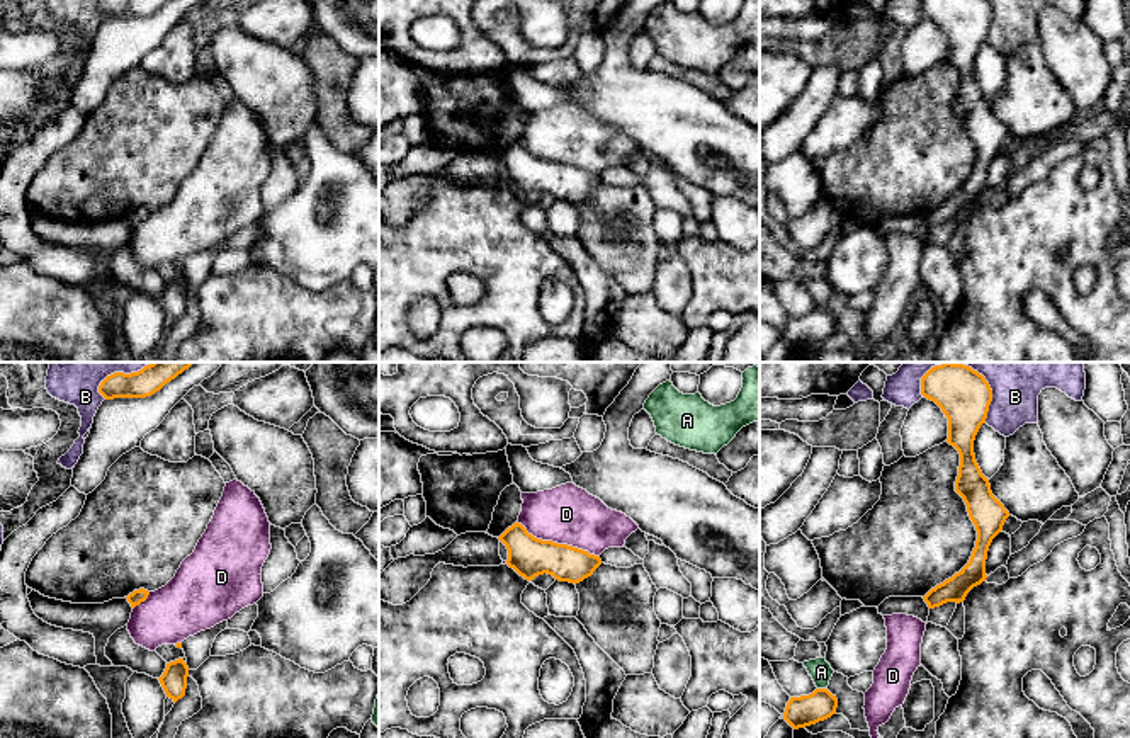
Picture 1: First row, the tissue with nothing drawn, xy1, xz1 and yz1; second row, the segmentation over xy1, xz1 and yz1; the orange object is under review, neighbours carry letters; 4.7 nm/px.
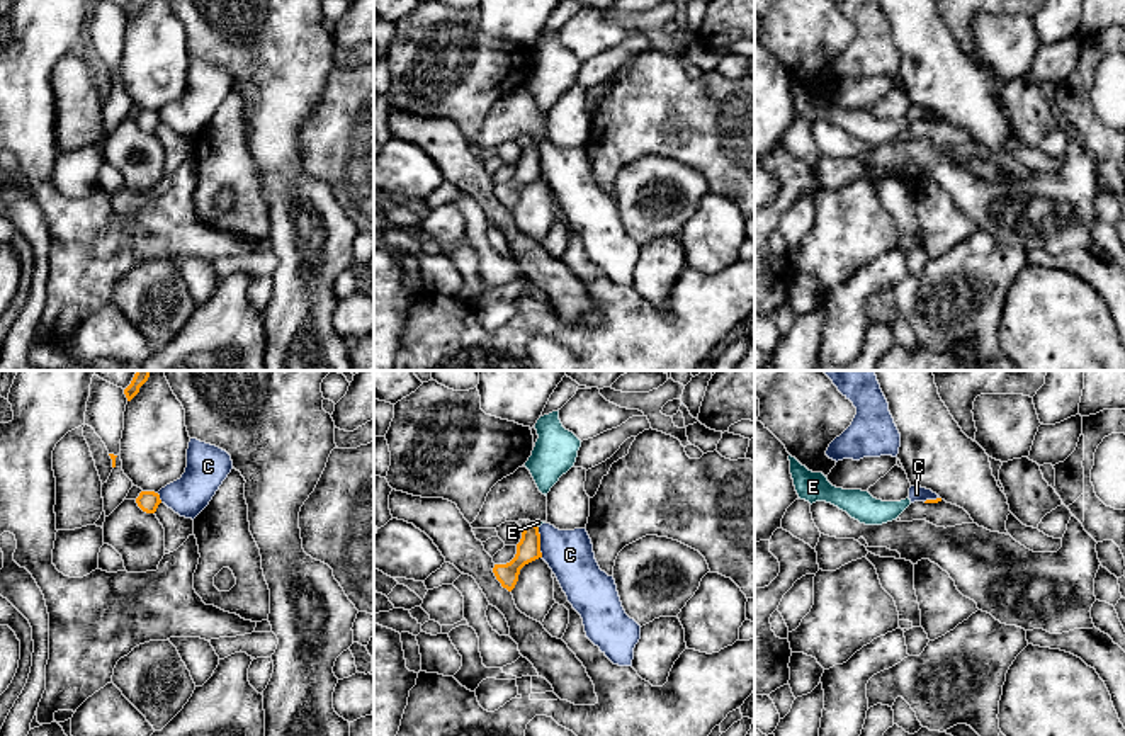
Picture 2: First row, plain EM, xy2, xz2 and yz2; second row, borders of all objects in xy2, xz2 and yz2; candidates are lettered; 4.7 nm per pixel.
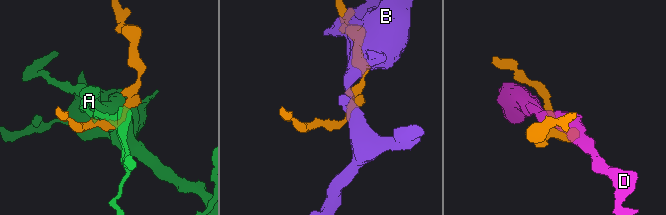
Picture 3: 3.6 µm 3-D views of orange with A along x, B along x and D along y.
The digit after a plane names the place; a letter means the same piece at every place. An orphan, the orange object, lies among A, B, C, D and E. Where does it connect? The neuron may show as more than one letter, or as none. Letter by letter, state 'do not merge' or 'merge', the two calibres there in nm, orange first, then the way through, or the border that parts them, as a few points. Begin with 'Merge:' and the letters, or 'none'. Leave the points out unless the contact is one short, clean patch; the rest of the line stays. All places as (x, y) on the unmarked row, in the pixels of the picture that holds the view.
Merge: E
A: do not merge | 150/110 nm | along yz1 (818, 306), (826, 308)
B: do not merge | 220/220 nm
C: do not merge | 110/220 nm | along xz2 (537, 147), (542, 175)
D: do not merge | 190/280 nm | along xz1 (517, 140), (537, 157), (566, 162), (598, 175)
E: merge | 110/30 nm | across xz2 (529, 167), (531, 152), (536, 145), (537, 141)

